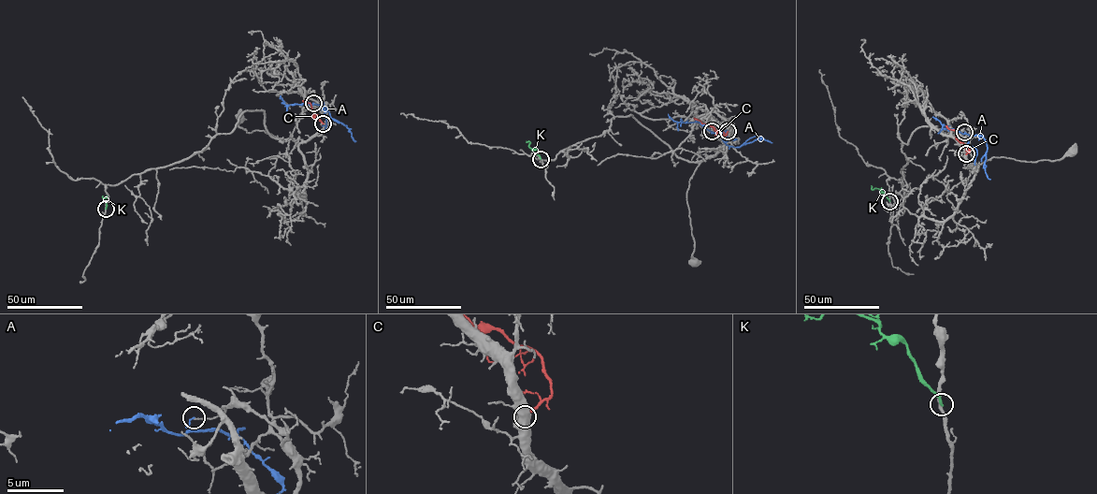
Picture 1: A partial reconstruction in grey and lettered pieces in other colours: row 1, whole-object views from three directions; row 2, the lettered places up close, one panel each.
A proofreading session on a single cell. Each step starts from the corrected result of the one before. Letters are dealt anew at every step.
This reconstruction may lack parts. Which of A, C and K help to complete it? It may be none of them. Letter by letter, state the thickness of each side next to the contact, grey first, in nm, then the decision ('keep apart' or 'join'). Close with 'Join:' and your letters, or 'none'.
A: 120/100 nm | keep apart
C: 100/240 nm | keep apart
K: 240/240 nm | keep apart
Join: none

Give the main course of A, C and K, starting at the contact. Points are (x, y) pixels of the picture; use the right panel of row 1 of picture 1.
A: (964, 132), (984, 138), (987, 147), (983, 167), (990, 179)
C: (966, 153), (970, 151), (968, 146), (959, 142), (954, 131), (945, 125)
K: (889, 201), (884, 192), (873, 189), (871, 185)

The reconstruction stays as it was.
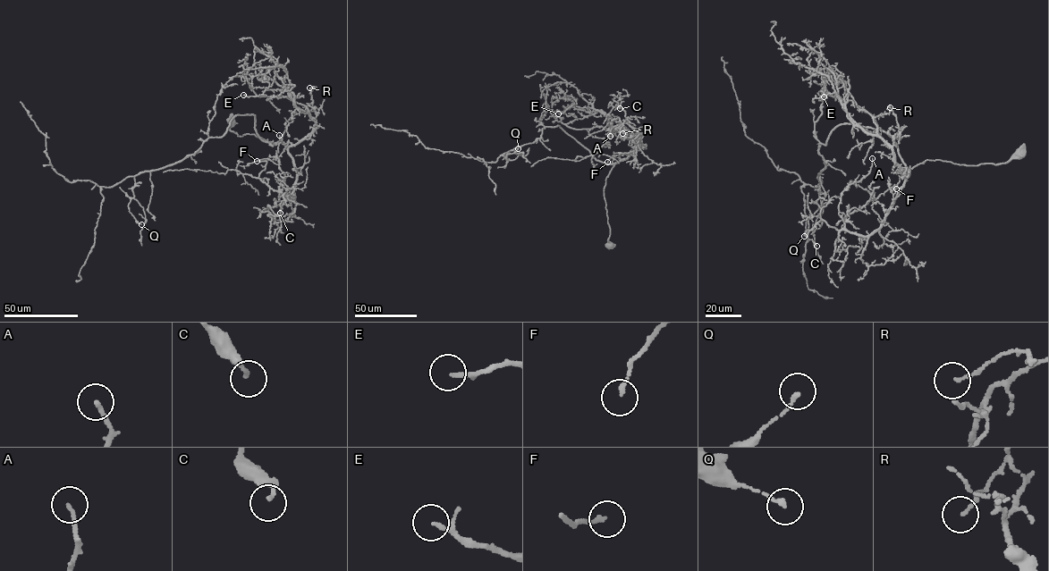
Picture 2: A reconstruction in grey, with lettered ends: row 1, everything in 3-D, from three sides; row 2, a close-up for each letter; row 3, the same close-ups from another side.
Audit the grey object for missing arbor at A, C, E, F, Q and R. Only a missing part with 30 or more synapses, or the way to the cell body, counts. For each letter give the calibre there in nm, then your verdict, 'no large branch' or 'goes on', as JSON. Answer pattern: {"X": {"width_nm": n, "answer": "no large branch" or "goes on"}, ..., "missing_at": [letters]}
{"A": {"width_nm": 160, "answer": "no large branch"}, "C": {"width_nm": 140, "answer": "no large branch"}, "E": {"width_nm": 120, "answer": "no large branch"}, "F": {"width_nm": 140, "answer": "no large branch"}, "Q": {"width_nm": 160, "answer": "no large branch"}, "R": {"width_nm": 110, "answer": "no large branch"}, "missing_at": []}

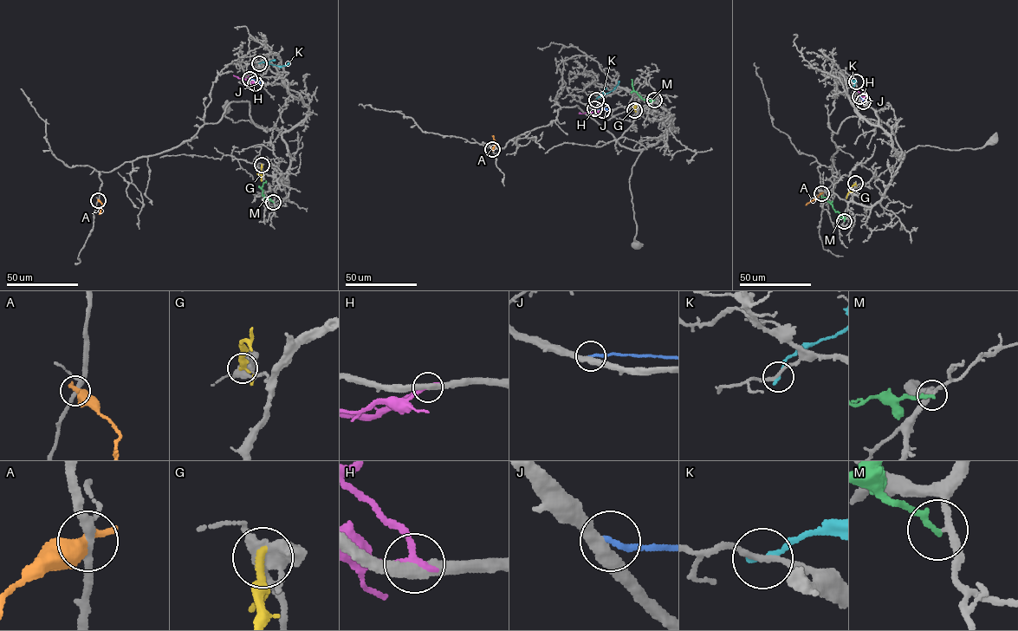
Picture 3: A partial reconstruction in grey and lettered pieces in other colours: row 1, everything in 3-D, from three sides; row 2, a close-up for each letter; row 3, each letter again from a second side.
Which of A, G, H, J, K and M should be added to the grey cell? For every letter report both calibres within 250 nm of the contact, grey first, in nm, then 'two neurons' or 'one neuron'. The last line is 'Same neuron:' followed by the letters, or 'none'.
A: 240/500 nm | two neurons
G: 440/190 nm | two neurons
H: 400/200 nm | two neurons
J: 380/190 nm | two neurons
K: 180/190 nm | two neurons
M: 200/220 nm | two neurons
Same neuron: none

